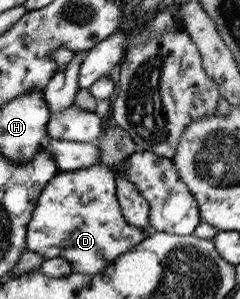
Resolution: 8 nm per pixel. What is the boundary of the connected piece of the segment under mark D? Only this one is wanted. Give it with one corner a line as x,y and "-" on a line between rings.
98,162
97,165
86,169
60,172
45,185
29,222
27,251
42,254
46,260
62,256
71,263
73,273
98,276
110,263
132,250
151,232
150,227
142,230
125,219
121,202
117,198
116,173
112,167

